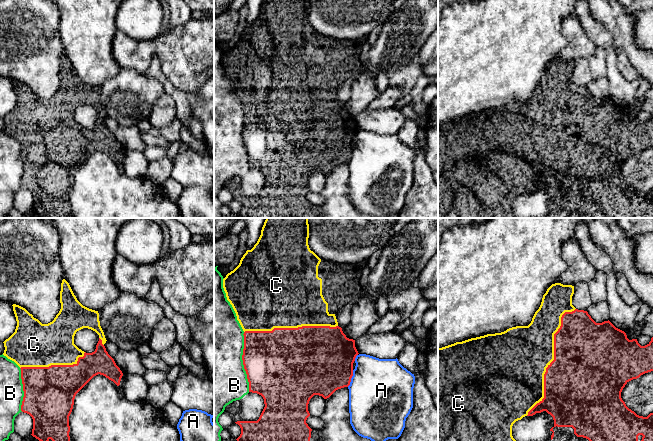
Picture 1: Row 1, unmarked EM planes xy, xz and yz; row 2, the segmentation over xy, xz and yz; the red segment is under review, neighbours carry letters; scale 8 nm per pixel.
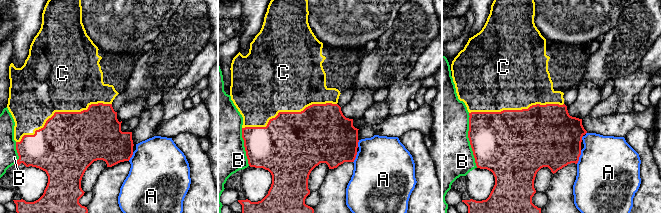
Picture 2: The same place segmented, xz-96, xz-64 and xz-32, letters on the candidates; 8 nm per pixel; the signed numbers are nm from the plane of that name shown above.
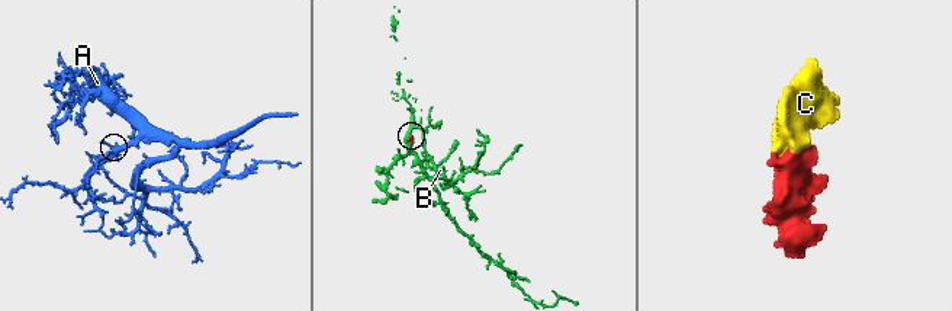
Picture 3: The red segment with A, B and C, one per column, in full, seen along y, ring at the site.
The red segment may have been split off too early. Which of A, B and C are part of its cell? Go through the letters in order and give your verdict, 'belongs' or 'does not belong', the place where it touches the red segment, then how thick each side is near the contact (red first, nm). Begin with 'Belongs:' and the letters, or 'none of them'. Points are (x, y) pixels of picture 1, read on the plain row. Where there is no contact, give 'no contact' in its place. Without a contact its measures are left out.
Belongs: C
A: does not belong | xz (351, 153) | 460/480 nm
B: does not belong | xz (243, 138) | 500/480 nm
C: belongs | yz (554, 135) | 500/440 nm

